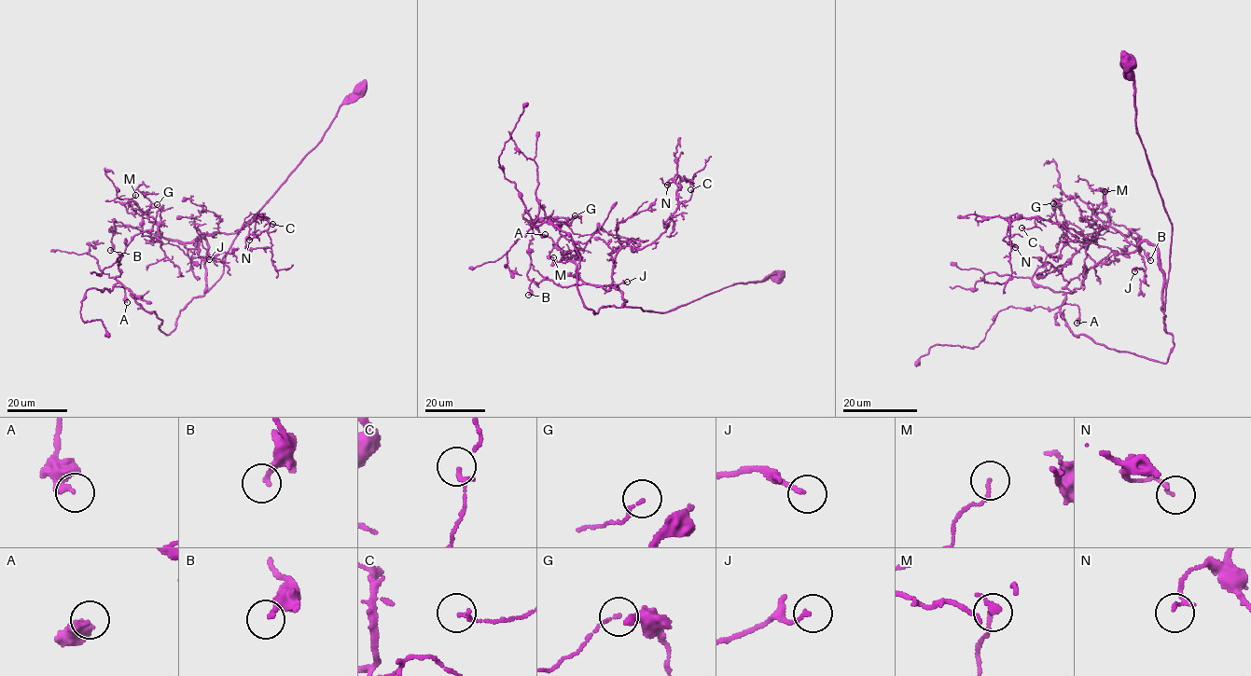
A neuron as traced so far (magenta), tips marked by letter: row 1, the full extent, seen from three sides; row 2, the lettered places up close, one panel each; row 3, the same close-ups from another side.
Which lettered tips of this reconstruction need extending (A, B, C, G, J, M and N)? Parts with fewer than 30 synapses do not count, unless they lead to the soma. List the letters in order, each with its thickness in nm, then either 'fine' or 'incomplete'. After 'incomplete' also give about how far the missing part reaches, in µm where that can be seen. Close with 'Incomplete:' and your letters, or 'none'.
A: 340 nm | fine
B: 190 nm | fine
C: 160 nm | fine
G: 80 nm | fine
J: 160 nm | fine
M: 130 nm | fine
N: 120 nm | fine
Incomplete: none

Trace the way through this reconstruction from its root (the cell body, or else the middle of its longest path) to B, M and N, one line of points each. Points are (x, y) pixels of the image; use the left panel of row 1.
B: (362, 89), (243, 227), (221, 277), (207, 291), (202, 235), (178, 242), (116, 226), (110, 250)
M: (362, 89), (243, 227), (221, 277), (205, 292), (204, 238), (165, 239), (146, 212), (132, 207), (135, 195)
N: (362, 89), (243, 227), (205, 292), (208, 244), (194, 242), (260, 214), (269, 227), (249, 240)

